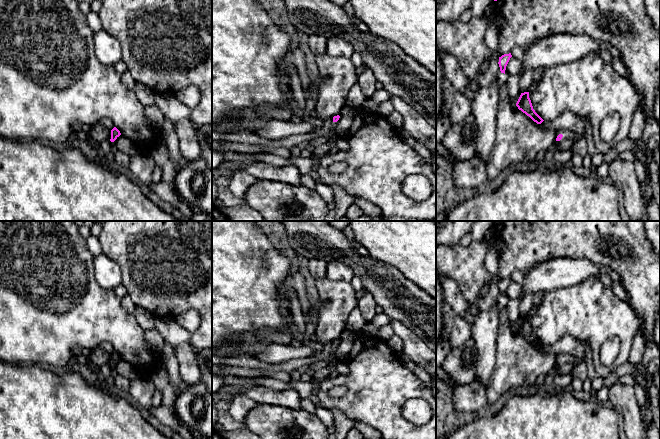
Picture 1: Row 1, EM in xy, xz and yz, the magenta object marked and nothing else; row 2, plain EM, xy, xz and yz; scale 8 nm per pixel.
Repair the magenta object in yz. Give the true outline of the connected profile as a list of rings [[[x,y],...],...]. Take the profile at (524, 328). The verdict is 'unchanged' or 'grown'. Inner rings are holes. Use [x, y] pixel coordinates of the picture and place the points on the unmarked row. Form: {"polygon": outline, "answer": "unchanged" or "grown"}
{"polygon": [[[529,316],[521,317],[516,330],[537,348],[541,348],[544,345],[533,333],[531,324],[529,322]]], "answer": "unchanged"}

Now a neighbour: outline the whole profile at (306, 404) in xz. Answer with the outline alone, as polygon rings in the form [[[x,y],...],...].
[[[301,398],[300,406],[303,410],[315,414],[317,406],[309,398]]]

